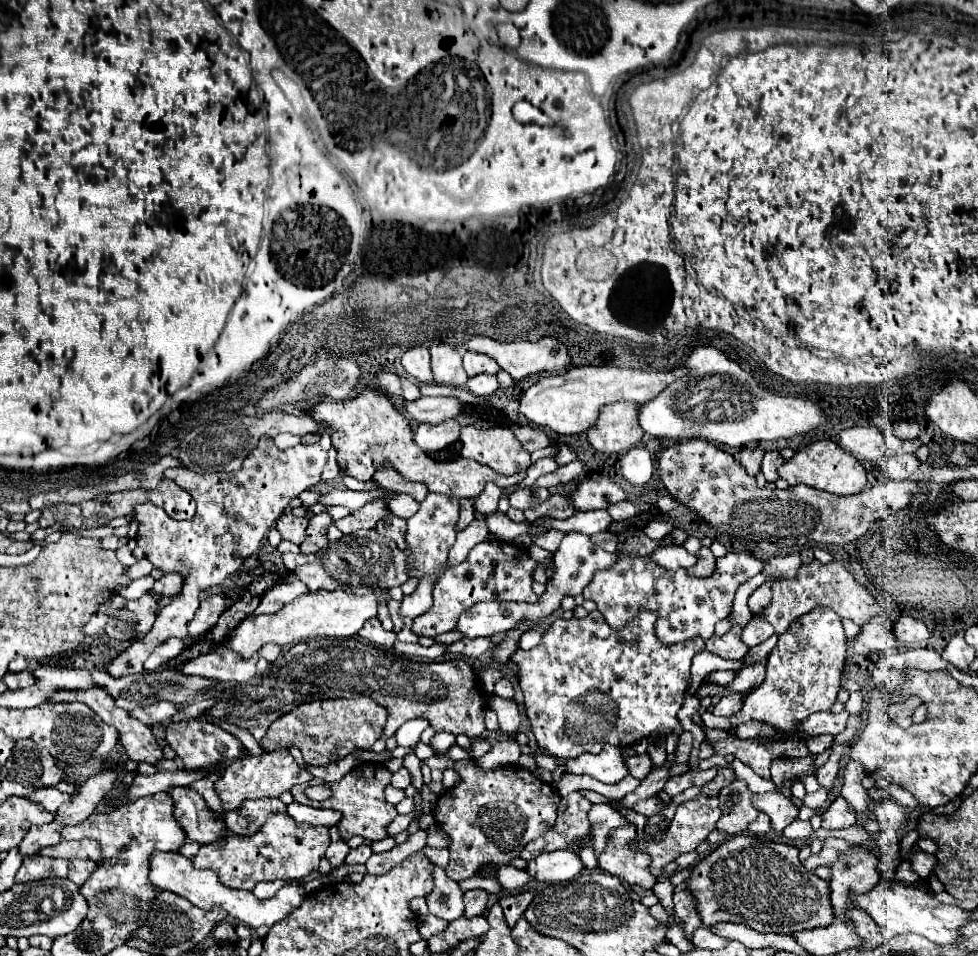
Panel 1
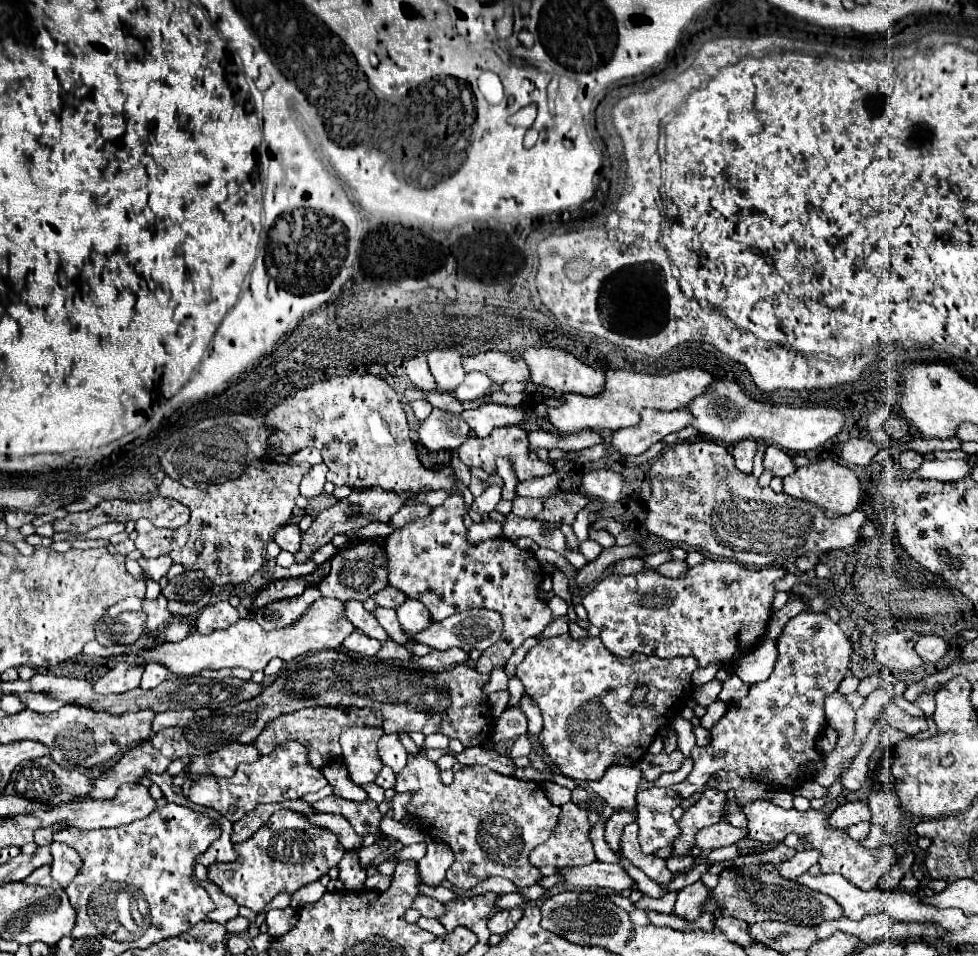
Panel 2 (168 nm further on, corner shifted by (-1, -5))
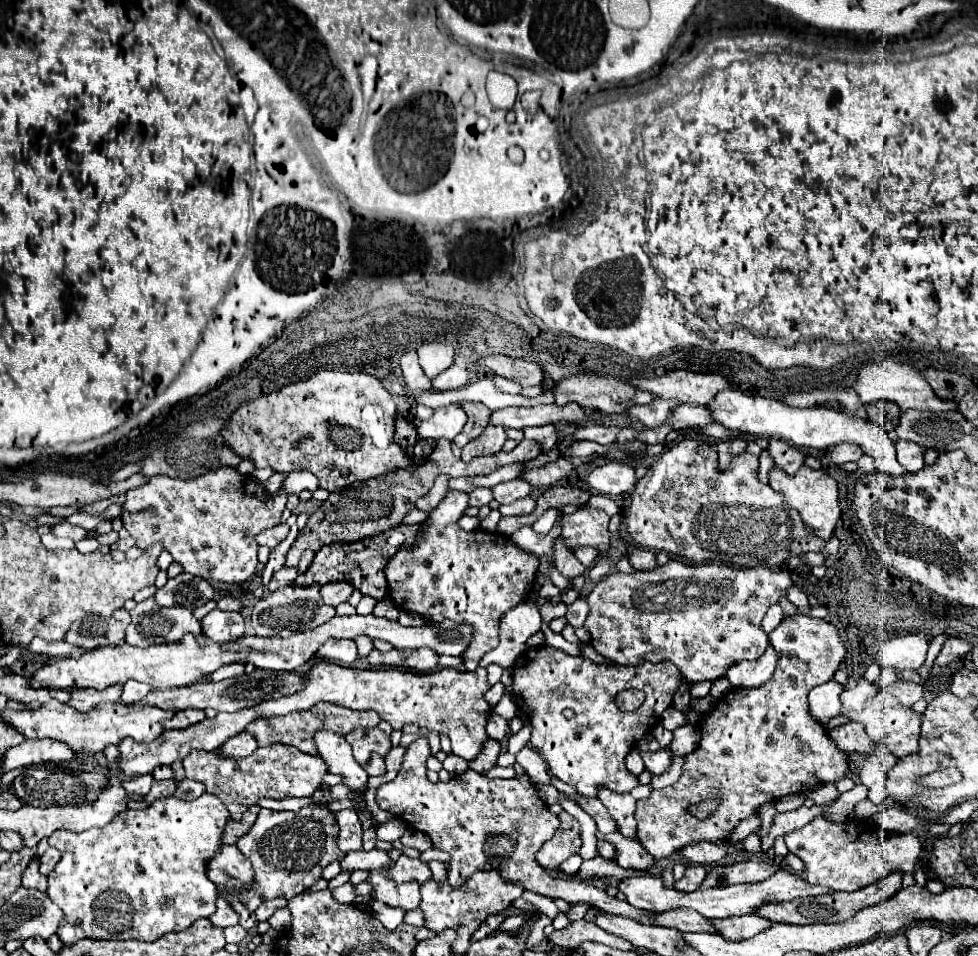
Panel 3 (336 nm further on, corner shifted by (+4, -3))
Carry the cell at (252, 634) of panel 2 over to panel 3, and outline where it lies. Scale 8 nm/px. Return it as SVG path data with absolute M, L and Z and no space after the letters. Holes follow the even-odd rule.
M186 634L182 644L154 644L148 648L136 648L136 646L128 646L126 642L122 642L118 646L94 648L80 656L48 660L32 676L28 676L28 682L32 688L60 688L60 690L70 690L74 686L104 690L112 684L124 684L126 680L138 680L158 690L178 688L178 686L188 686L192 682L206 678L208 674L212 674L224 664L246 658L246 654L242 652L238 654L224 652L220 646L222 644L210 642L210 638L206 638L206 646L200 648L192 634Z

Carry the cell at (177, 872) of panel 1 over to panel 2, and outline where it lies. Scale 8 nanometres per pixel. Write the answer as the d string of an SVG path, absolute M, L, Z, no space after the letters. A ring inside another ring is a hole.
M195 880L195 884L199 884L201 888L205 888L215 904L215 910L209 914L209 920L211 922L217 922L217 924L225 924L227 920L231 918L237 918L239 916L239 906L235 900L231 900L225 892L221 892L219 888L215 888L215 884L211 880Z

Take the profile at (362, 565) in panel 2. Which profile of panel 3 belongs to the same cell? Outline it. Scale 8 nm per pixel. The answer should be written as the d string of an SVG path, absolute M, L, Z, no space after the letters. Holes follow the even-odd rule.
M336 582L336 584L324 584L322 588L320 588L320 596L322 596L322 600L326 602L326 604L330 604L330 606L338 606L338 604L342 604L342 602L346 602L348 598L350 598L350 594L352 594L352 586L348 584L348 582Z

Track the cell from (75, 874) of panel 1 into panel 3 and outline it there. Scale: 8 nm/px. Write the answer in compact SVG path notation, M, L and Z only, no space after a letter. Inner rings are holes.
M48 848L42 856L40 856L40 872L44 874L44 876L48 876L52 870L54 870L54 866L60 862L60 854L58 854L58 850L54 850L54 848Z

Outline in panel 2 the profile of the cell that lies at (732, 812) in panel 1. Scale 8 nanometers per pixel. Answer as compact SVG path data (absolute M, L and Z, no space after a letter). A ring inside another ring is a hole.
M721 818L717 824L699 830L695 840L697 840L697 846L701 850L715 850L719 846L735 844L743 836L747 836L747 828L735 828L735 826L729 824L727 818Z

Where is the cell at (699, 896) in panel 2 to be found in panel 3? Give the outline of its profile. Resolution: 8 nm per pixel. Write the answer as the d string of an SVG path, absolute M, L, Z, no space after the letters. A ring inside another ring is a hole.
M688 866L686 874L680 882L676 882L674 886L678 886L678 890L682 892L692 892L700 886L700 882L706 878L706 868L704 866Z

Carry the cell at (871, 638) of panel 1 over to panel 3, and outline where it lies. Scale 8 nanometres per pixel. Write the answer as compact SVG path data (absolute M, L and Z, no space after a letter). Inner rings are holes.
M922 634L894 636L882 644L880 662L882 666L892 666L896 670L918 670L926 660L928 644L930 640Z

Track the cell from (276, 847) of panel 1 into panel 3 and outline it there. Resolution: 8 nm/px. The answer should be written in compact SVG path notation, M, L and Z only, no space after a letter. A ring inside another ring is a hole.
M304 806L298 812L274 812L260 810L254 826L248 834L238 840L238 848L254 866L256 882L250 890L242 894L248 910L256 910L262 902L274 900L278 896L290 900L318 882L322 870L332 860L342 860L344 854L336 846L338 824L334 812L328 806Z

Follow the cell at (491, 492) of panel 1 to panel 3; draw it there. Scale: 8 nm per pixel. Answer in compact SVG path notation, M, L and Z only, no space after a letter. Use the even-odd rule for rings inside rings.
M474 488L468 496L470 496L470 506L480 508L492 500L492 490L490 488Z

